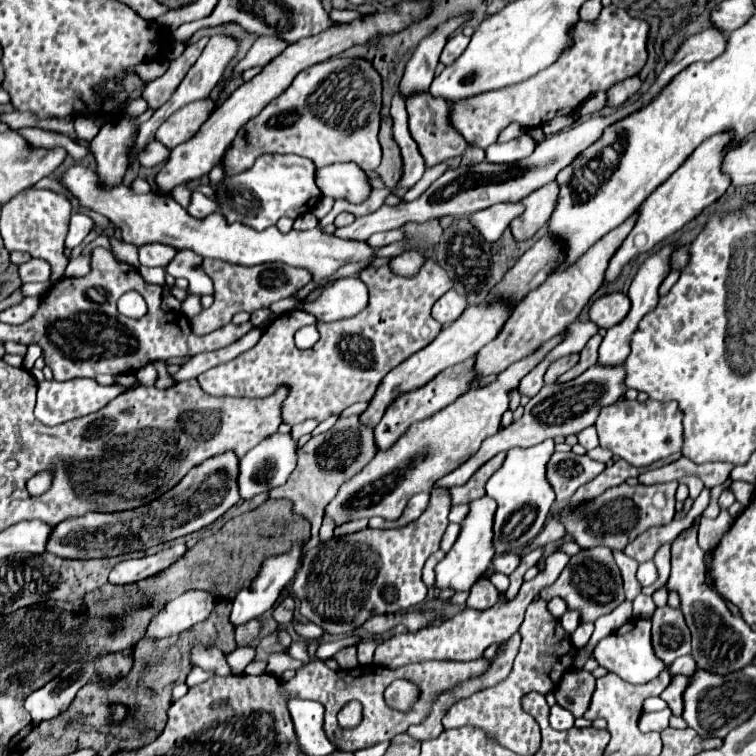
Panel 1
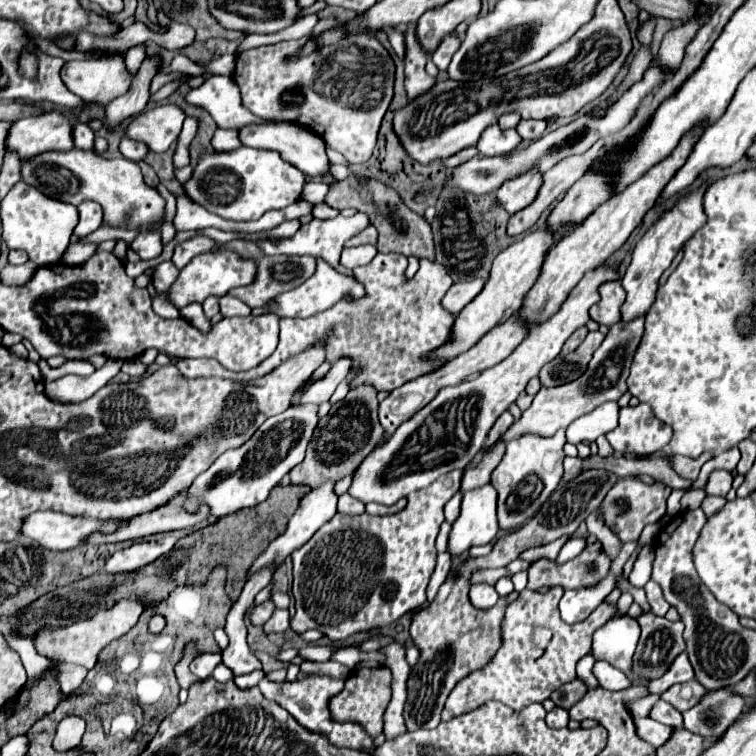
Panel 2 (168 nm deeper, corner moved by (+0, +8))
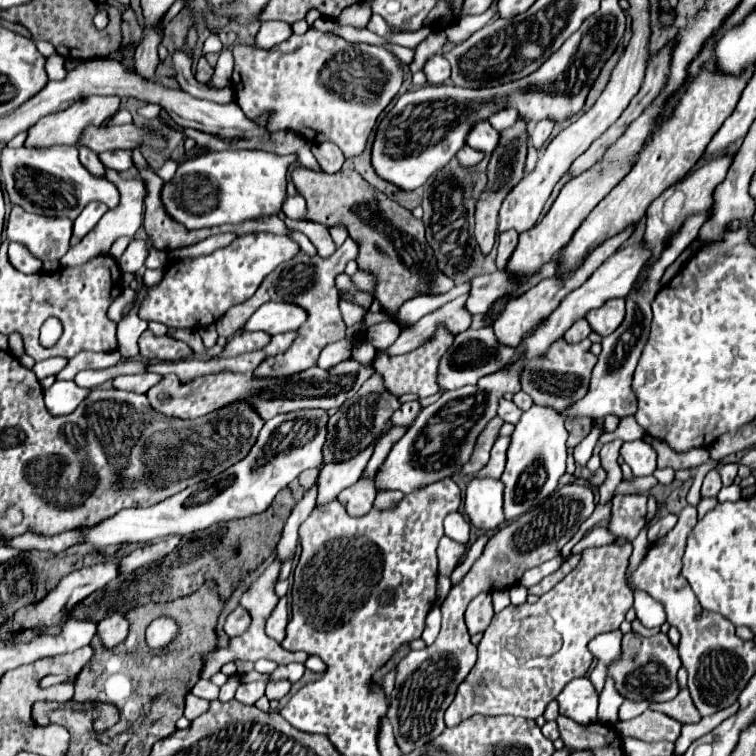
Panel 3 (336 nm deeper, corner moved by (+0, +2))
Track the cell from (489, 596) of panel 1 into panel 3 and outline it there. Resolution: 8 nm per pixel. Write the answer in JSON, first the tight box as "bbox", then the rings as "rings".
{"bbox":[465,592,493,634],"rings":[[[483,592],[479,594],[467,608],[465,612],[465,622],[469,626],[469,632],[471,634],[477,634],[477,632],[483,632],[489,622],[493,618],[493,606],[491,606],[491,594],[489,592]]]}

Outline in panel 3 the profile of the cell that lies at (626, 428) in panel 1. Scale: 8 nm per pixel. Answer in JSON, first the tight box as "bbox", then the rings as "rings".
{"bbox":[621,438,657,476],"rings":[[[643,438],[625,442],[621,446],[621,458],[631,466],[635,476],[649,476],[657,468],[657,450]]]}

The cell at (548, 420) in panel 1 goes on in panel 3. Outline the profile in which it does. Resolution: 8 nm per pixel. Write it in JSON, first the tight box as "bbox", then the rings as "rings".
{"bbox":[559,212,707,420],"rings":[[[707,212],[703,214],[695,214],[695,218],[687,220],[687,226],[683,226],[683,230],[679,230],[677,234],[671,236],[667,248],[661,254],[661,260],[655,262],[641,280],[641,288],[639,292],[631,290],[631,294],[627,296],[627,316],[623,320],[623,324],[609,336],[603,338],[603,350],[599,354],[599,360],[593,368],[593,376],[591,376],[591,386],[587,390],[587,394],[573,402],[569,408],[565,408],[563,412],[559,412],[565,420],[573,420],[573,418],[605,418],[605,414],[617,414],[619,418],[635,414],[635,394],[631,390],[631,378],[635,372],[635,366],[639,362],[639,356],[643,352],[643,346],[647,344],[649,338],[649,326],[651,326],[651,302],[655,298],[655,294],[659,292],[661,284],[661,276],[665,272],[665,268],[697,238],[697,232],[701,228],[701,224],[707,220]]]}

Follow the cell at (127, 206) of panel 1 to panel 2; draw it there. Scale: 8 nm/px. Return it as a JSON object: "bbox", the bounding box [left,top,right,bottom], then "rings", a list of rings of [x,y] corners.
{"bbox":[21,148,165,228],"rings":[[[79,148],[67,152],[51,150],[27,158],[21,164],[21,180],[39,188],[39,192],[43,192],[45,196],[73,206],[79,206],[85,200],[99,202],[103,206],[107,224],[115,228],[147,228],[149,224],[165,218],[165,200],[157,190],[149,188],[143,182],[137,164],[125,158],[107,160],[97,152],[85,152]]]}

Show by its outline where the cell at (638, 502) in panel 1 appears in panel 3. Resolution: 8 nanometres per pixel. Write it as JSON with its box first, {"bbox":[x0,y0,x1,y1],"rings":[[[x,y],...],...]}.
{"bbox":[609,494,647,542],"rings":[[[615,494],[611,506],[609,532],[617,538],[633,542],[643,530],[647,518],[647,496],[645,494]]]}

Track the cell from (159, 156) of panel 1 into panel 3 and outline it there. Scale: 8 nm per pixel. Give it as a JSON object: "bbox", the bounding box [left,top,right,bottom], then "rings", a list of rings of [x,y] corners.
{"bbox":[99,150,133,172],"rings":[[[109,150],[109,152],[99,154],[99,160],[107,168],[113,168],[117,172],[123,172],[123,170],[129,170],[133,166],[131,154],[133,154],[131,150]]]}

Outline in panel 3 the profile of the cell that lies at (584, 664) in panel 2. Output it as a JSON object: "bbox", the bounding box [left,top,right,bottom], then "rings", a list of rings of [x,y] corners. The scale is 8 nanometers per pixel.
{"bbox":[557,676,599,722],"rings":[[[581,676],[571,680],[563,692],[557,696],[559,712],[575,718],[577,722],[593,722],[597,720],[597,700],[599,694],[593,690],[595,686],[589,682],[589,676]]]}

